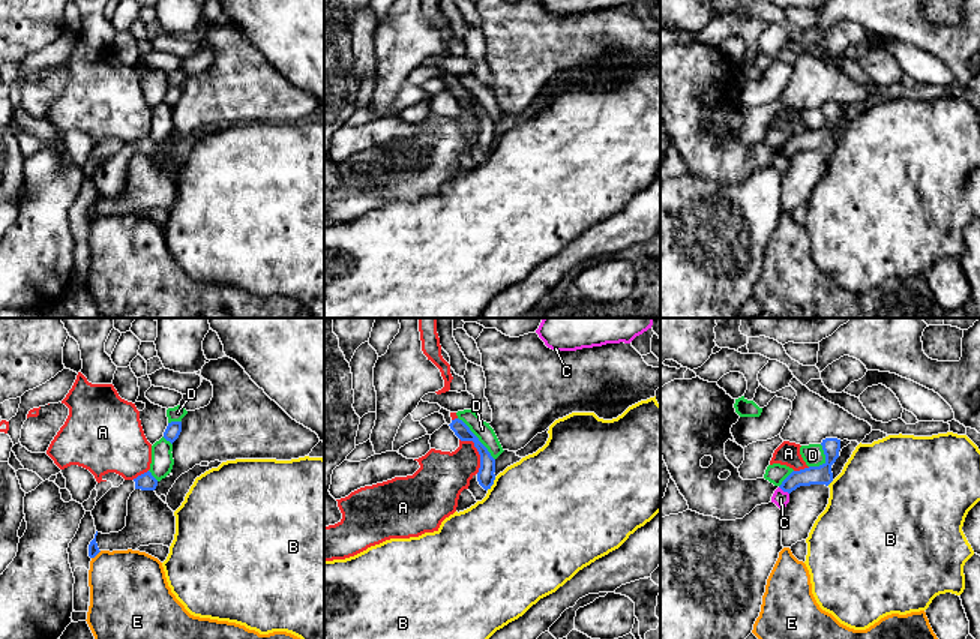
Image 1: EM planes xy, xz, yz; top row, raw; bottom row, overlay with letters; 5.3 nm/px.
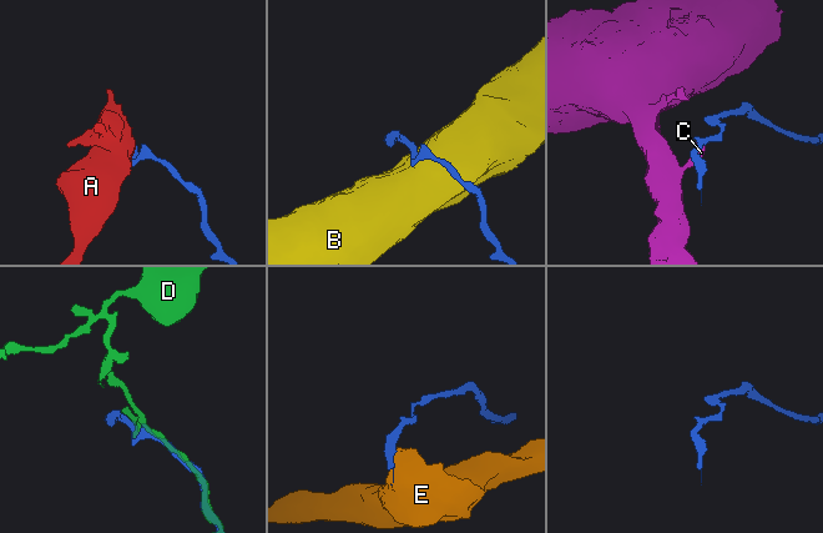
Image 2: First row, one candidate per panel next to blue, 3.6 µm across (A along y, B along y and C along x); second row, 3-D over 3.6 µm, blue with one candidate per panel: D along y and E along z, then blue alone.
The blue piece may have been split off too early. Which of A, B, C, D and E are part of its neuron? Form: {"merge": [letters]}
{"merge": []}

